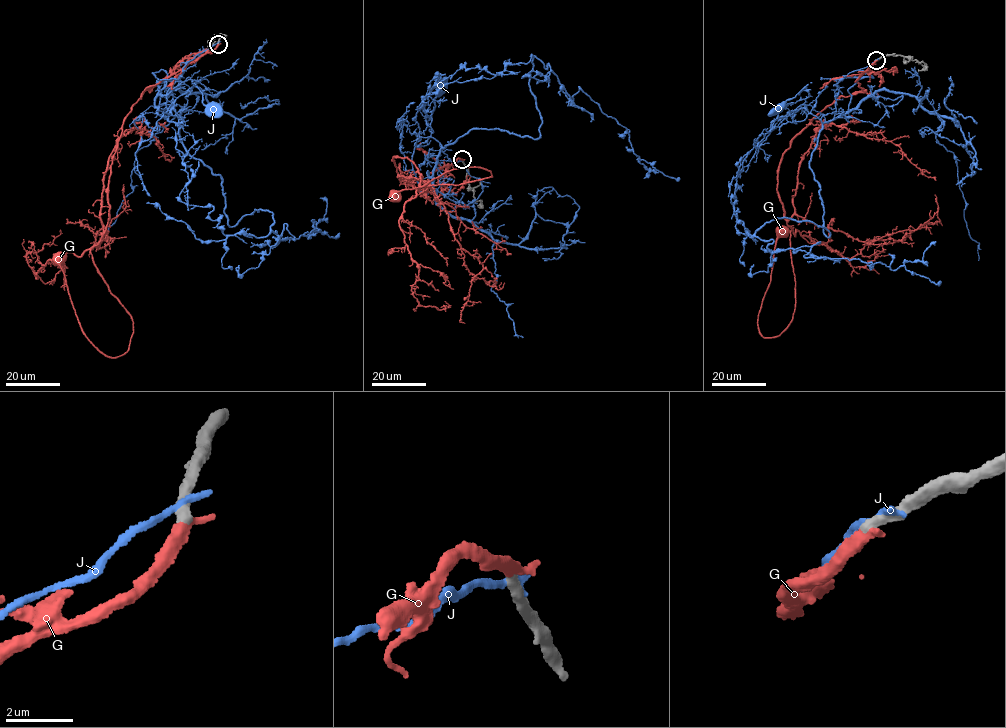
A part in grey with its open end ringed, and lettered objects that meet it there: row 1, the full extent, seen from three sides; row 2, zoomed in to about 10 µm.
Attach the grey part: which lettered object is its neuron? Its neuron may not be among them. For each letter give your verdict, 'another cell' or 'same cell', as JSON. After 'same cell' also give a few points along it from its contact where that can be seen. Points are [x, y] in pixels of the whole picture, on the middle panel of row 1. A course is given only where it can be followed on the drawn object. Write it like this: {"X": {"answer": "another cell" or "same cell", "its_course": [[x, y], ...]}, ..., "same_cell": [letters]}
{"G": {"answer": "same cell", "its_course": [[462, 159], [430, 172], [420, 193], [393, 160], [408, 158], [420, 186], [492, 177], [461, 167], [394, 194]]}, "J": {"answer": "another cell"}, "same_cell": ["G"]}

